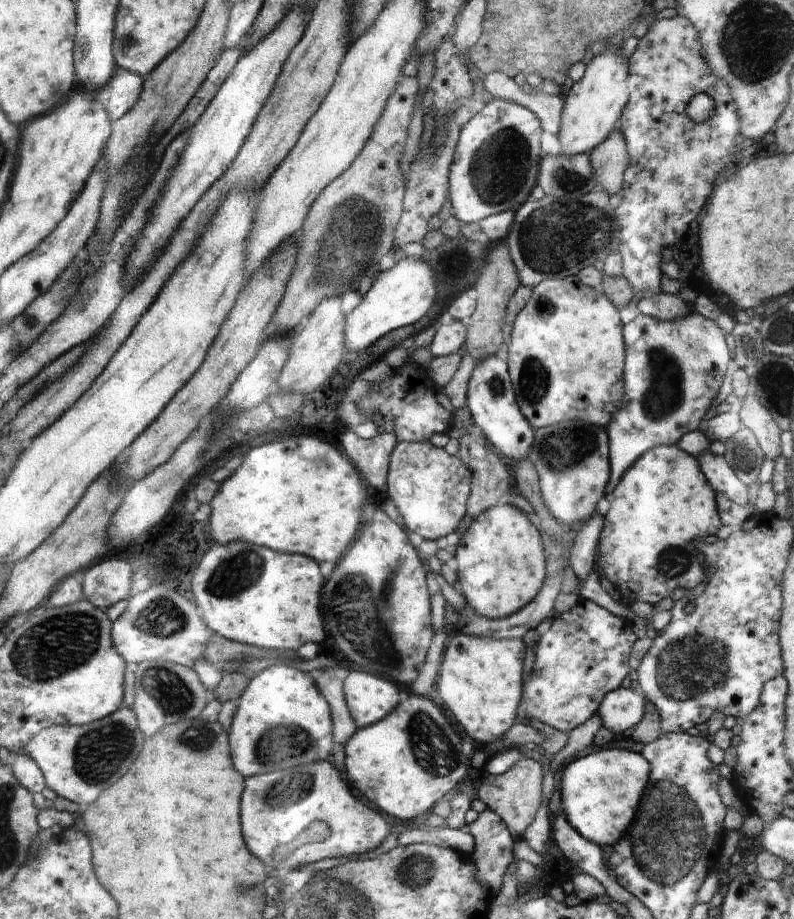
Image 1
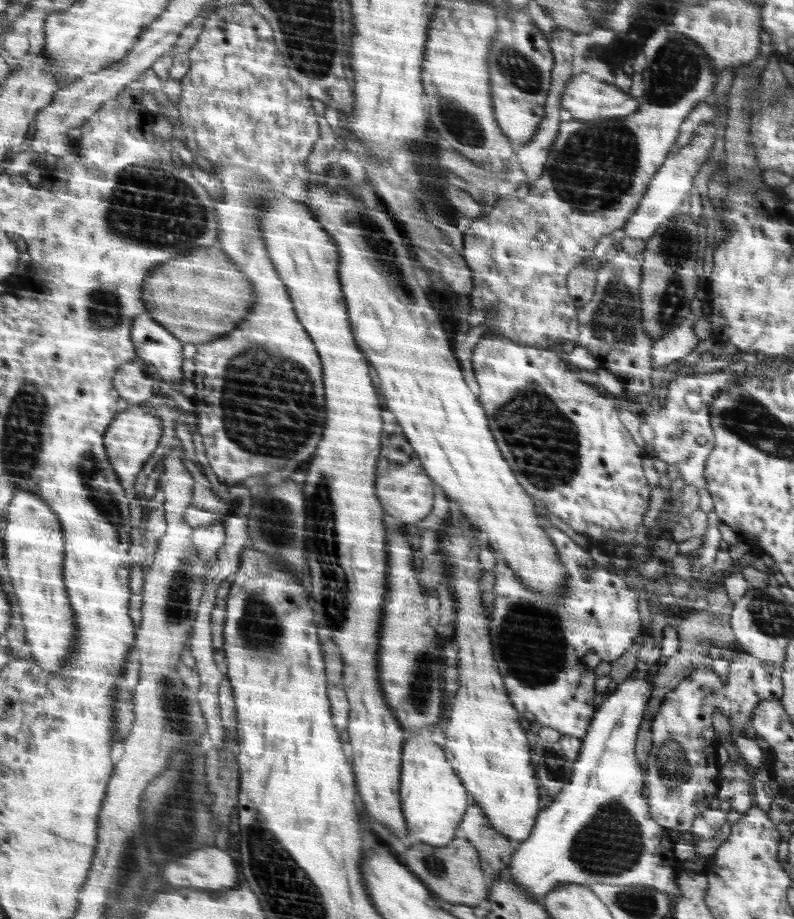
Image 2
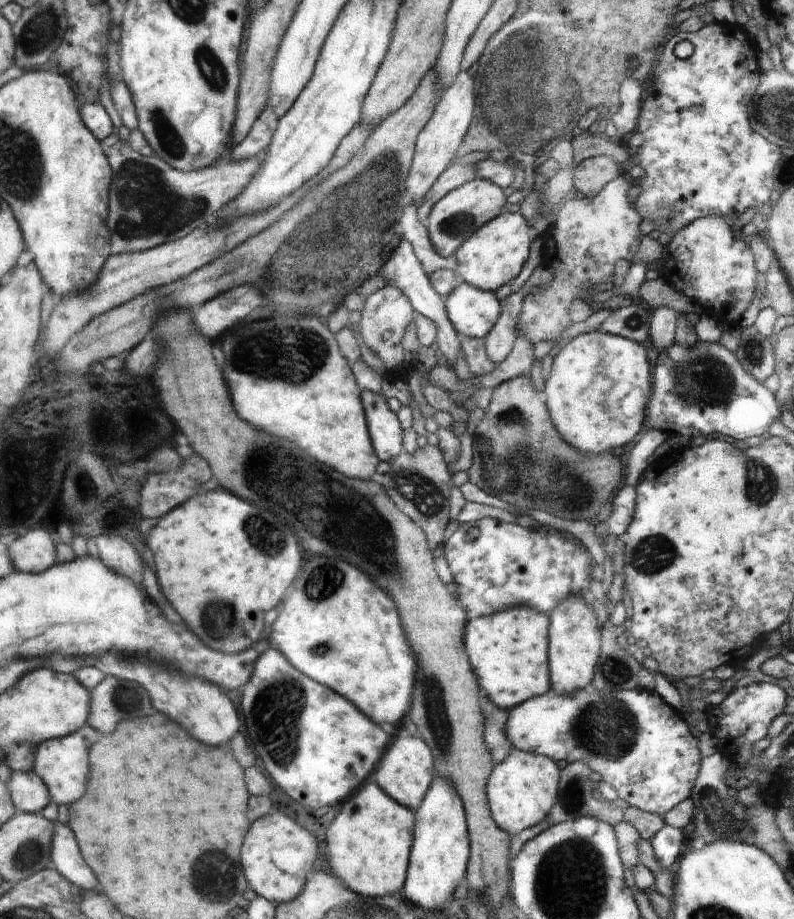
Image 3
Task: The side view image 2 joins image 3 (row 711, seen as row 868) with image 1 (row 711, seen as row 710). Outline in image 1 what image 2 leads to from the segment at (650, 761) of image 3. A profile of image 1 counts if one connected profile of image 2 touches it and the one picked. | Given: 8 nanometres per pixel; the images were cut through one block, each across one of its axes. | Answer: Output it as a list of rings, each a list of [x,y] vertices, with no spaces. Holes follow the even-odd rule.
[[[629,688],[613,690],[598,705],[597,715],[602,727],[606,727],[614,734],[627,734],[636,728],[645,716],[645,704],[647,700],[643,696]]]

